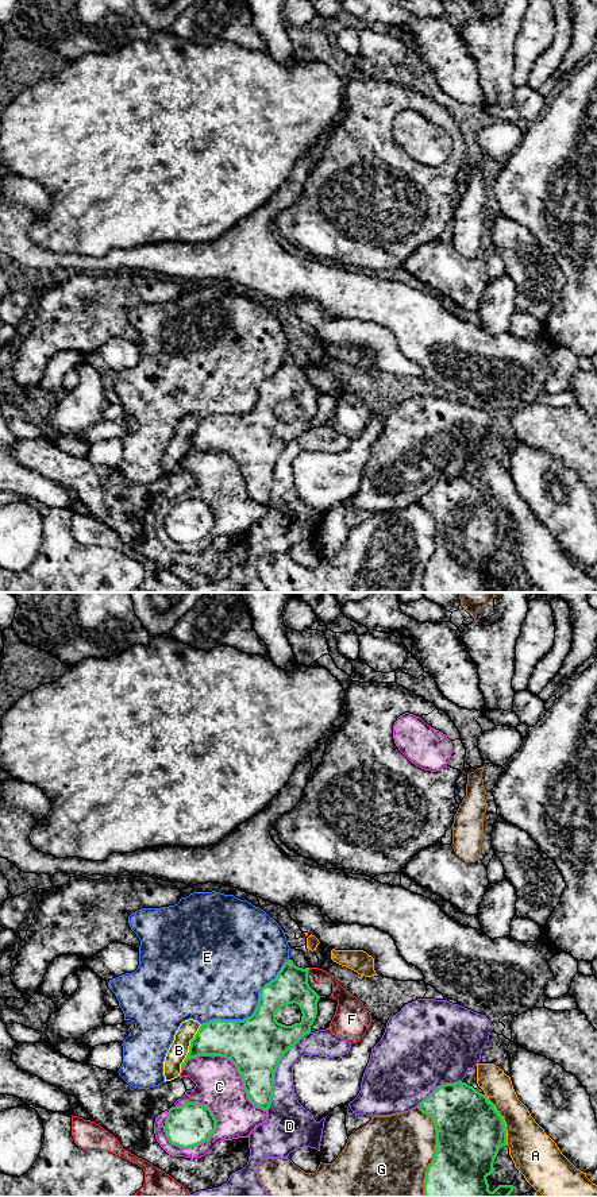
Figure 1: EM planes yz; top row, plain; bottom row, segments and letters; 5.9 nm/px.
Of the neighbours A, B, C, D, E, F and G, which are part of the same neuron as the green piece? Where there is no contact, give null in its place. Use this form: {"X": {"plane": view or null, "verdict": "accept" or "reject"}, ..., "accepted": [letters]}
{"A": {"plane": "yz", "verdict": "reject"}, "B": {"plane": "yz", "verdict": "reject"}, "C": {"plane": "yz", "verdict": "reject"}, "D": {"plane": "yz", "verdict": "reject"}, "E": {"plane": "yz", "verdict": "reject"}, "F": {"plane": "yz", "verdict": "reject"}, "G": {"plane": "yz", "verdict": "reject"}, "accepted": []}

